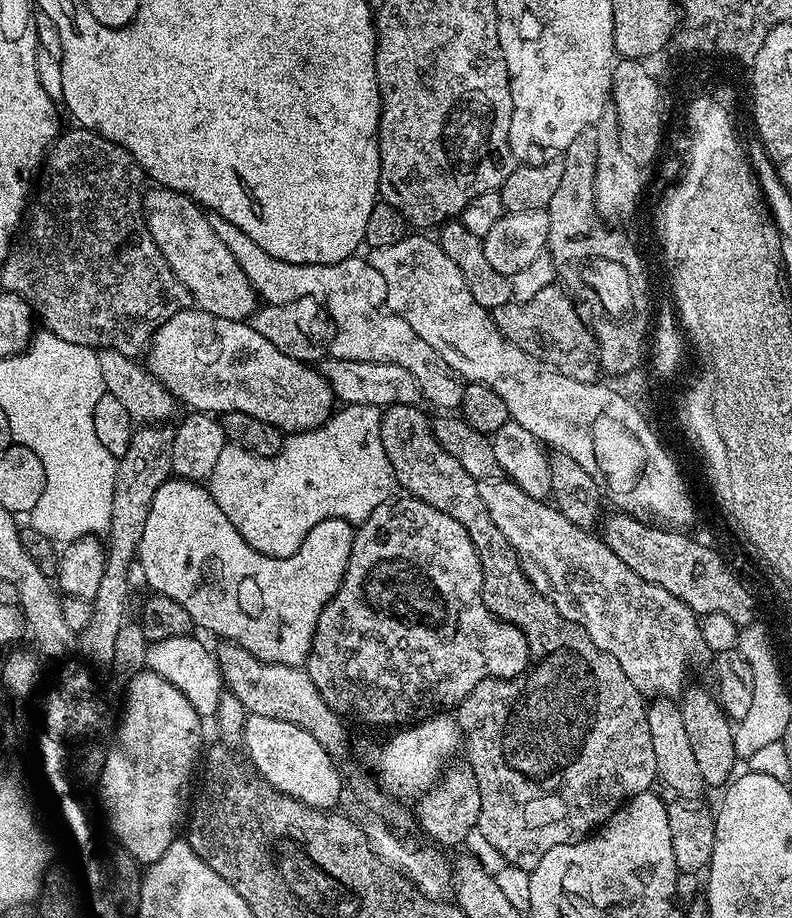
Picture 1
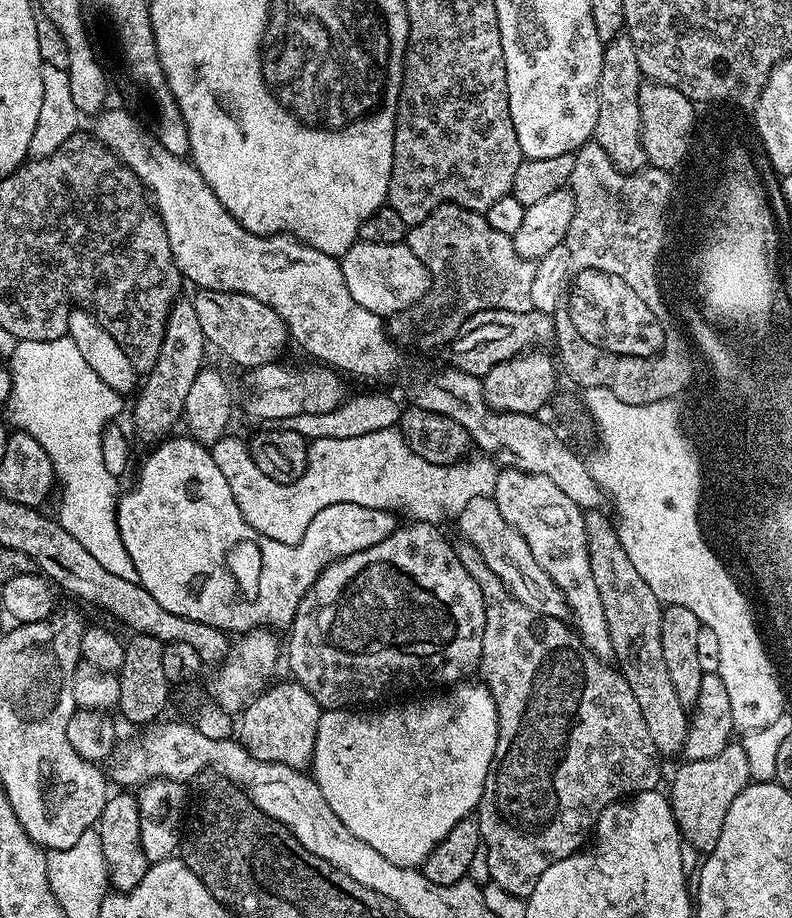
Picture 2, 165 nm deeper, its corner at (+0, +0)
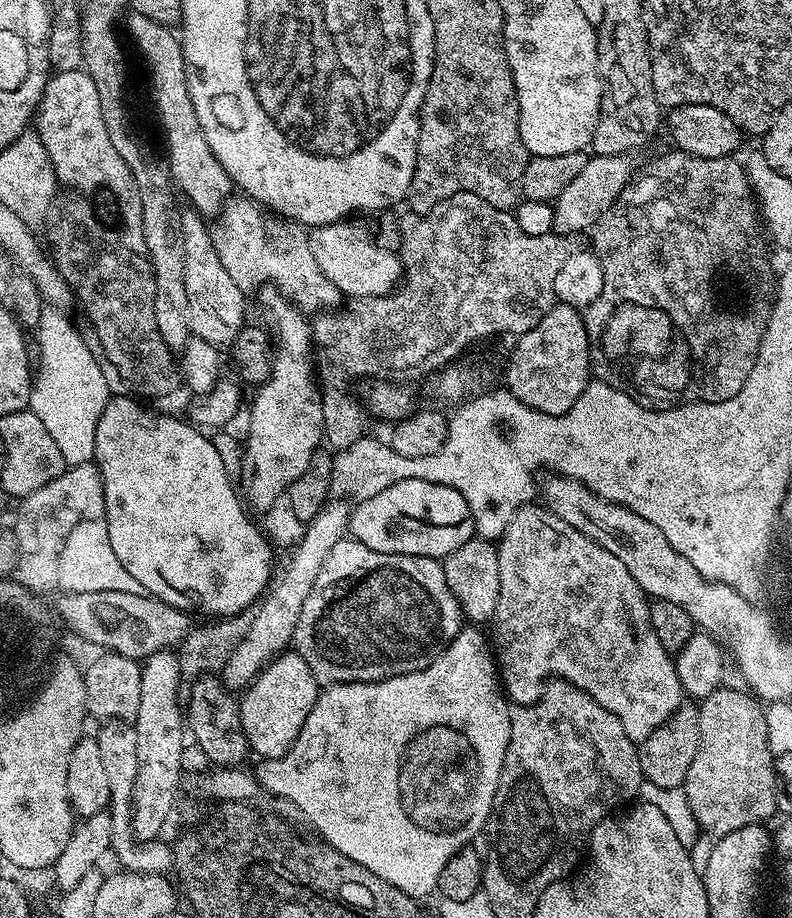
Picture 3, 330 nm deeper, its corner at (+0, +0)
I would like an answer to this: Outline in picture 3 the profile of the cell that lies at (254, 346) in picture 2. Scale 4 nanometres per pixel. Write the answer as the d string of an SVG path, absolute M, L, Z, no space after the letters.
M195 210L187 211L181 211L179 218L182 250L186 254L188 326L192 336L202 338L202 342L210 342L215 348L223 349L225 346L231 346L234 338L238 338L238 334L246 326L246 293L234 286L234 278L226 274L226 266L222 266L212 245L212 233L205 217Z

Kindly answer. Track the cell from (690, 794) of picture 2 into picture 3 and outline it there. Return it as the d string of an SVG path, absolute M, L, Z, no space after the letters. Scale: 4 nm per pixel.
M722 686L706 699L699 701L700 741L698 754L686 770L682 793L688 799L692 816L701 824L705 833L719 838L742 826L768 822L776 810L776 762L767 741L765 705L751 691Z

